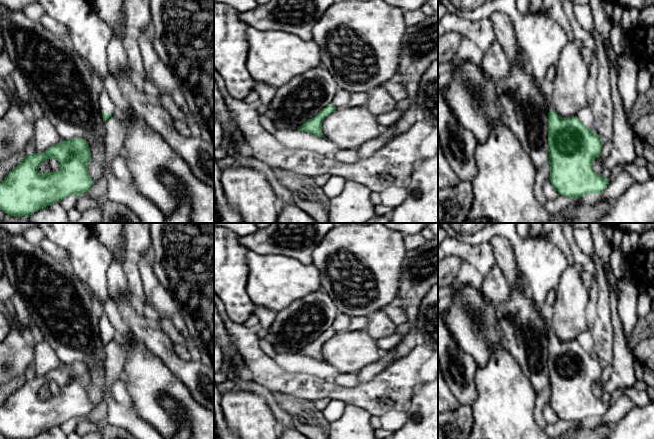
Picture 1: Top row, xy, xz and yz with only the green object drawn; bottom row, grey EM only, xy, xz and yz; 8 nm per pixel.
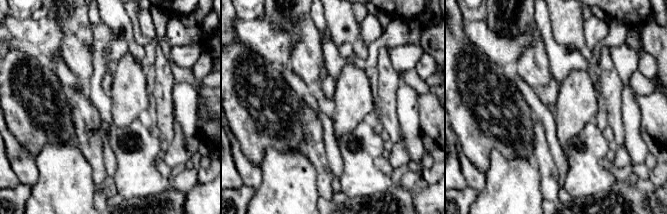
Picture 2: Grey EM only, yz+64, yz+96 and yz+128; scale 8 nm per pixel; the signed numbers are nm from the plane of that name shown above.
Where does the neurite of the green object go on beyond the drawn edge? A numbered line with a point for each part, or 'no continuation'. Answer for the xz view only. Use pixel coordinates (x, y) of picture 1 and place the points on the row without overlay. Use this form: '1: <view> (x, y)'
no continuation

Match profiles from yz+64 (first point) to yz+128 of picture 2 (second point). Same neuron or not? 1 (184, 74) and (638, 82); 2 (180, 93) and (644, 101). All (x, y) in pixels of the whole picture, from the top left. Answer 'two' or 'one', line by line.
1: one
2: two

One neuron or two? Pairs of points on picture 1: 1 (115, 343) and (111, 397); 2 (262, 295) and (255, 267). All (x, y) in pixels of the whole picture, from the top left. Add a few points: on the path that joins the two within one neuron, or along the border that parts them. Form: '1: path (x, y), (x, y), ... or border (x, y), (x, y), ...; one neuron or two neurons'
1: border (104, 361), (105, 383), (108, 387); two neurons
2: path (262, 288), (262, 274); one neuron

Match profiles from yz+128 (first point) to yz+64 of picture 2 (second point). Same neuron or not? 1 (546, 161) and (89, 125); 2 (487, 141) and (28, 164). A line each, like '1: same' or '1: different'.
1: same
2: different

